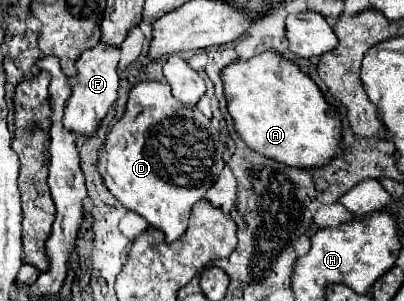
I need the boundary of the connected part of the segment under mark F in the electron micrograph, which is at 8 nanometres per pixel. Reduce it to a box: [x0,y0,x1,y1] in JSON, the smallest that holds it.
[64,42,120,136]

